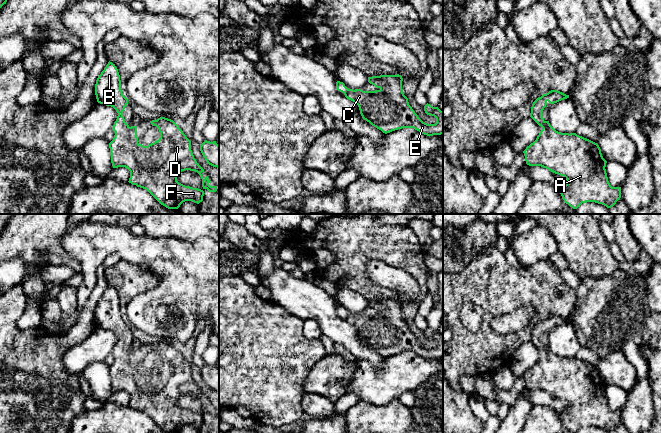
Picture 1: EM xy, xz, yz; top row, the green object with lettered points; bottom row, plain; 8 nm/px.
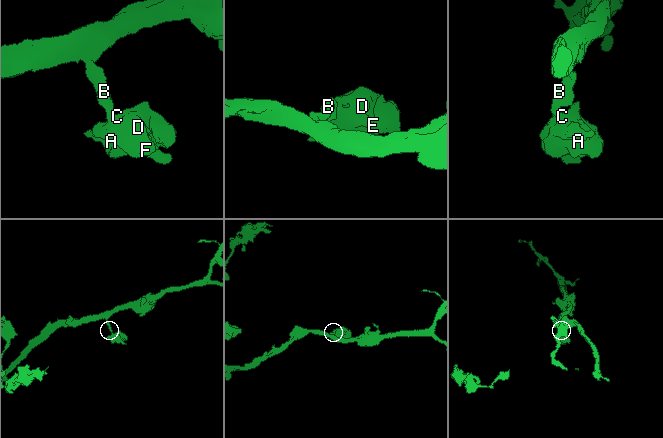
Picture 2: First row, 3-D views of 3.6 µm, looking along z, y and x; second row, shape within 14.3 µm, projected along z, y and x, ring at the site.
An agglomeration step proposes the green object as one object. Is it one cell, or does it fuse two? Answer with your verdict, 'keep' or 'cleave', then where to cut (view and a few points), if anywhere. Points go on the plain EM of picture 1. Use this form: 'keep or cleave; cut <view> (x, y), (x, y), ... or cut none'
keep; cut none

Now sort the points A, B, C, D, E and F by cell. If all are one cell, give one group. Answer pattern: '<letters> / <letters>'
A B C D E F

